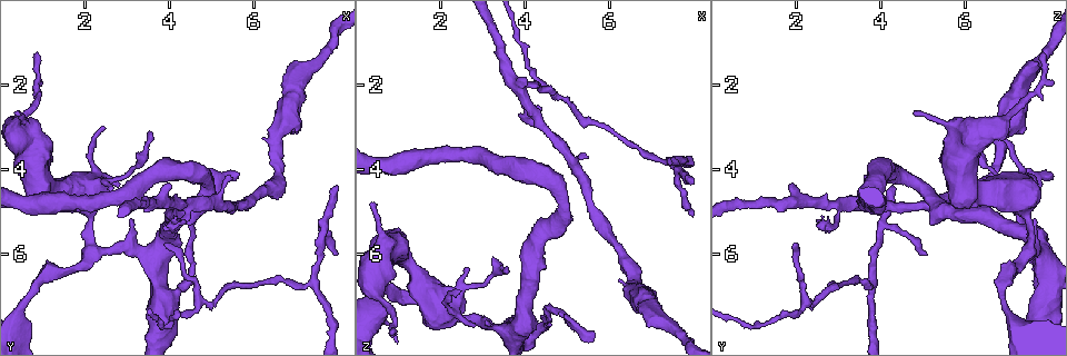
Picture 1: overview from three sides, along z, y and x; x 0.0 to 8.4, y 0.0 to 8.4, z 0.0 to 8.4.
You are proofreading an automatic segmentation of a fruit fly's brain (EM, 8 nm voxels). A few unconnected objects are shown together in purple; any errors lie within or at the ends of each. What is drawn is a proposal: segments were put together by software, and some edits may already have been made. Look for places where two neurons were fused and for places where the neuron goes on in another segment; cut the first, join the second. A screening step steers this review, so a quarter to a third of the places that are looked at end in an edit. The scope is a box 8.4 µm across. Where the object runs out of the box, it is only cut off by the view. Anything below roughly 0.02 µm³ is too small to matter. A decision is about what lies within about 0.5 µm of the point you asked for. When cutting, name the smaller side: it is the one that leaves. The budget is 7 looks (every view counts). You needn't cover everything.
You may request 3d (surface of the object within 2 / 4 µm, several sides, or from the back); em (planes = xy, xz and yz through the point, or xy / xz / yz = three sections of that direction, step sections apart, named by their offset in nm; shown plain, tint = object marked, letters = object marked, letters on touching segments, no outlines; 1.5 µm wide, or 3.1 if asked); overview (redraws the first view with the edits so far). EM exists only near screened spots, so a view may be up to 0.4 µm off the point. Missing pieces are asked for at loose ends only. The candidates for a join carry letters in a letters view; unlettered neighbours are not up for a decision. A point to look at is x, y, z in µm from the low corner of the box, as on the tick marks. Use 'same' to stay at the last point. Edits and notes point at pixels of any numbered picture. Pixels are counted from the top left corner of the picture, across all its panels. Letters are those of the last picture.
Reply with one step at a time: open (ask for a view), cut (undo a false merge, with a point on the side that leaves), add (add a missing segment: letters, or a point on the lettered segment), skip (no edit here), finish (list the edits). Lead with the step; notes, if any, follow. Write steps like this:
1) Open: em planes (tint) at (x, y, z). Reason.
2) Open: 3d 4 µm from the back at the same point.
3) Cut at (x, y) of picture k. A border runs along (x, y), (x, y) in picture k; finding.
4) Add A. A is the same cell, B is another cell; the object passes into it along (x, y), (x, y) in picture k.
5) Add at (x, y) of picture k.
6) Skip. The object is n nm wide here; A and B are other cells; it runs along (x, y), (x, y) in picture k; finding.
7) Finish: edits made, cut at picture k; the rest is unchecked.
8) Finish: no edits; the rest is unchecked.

Open: em yz step 8 (letters) at (4.55, 4.85, 3.15). A fork.

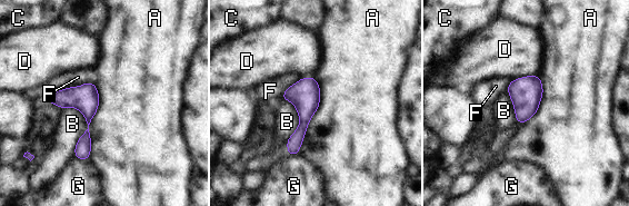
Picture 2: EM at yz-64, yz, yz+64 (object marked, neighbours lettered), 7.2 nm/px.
Skip. A, B, C, D, F and G are other cells; a border runs along (313, 76), (320, 102), (297, 154) in picture 2; all the same neuron.

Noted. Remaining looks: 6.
Open: 3d 2 µm at (8.00, 6.00, 5.10). An open end.

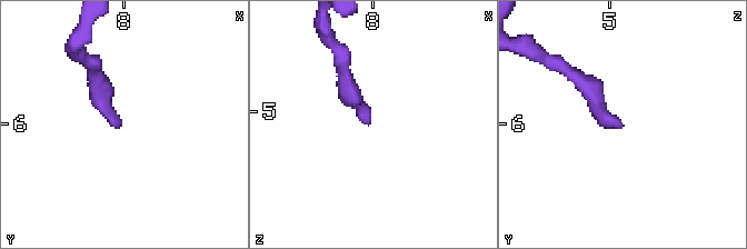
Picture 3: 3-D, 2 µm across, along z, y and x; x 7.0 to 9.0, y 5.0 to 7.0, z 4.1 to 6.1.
Open: em yz step 4 (plain) at (7.94, 6.02, 5.12).

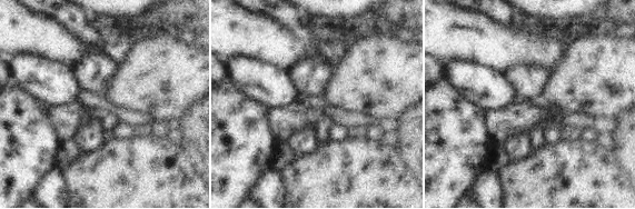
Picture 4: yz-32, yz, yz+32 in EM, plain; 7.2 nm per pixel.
Open: em yz step 4 (letters) at the same point. See the neighbours.

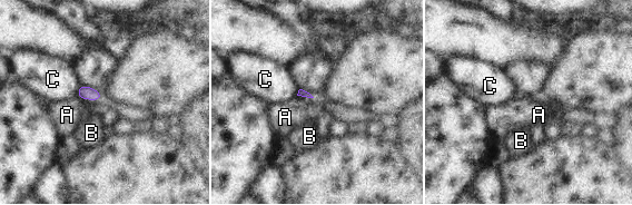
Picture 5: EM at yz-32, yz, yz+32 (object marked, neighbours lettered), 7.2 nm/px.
Skip. A, B and C are other cells; no lettered segment goes on from it.

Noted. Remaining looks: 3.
Open: 3d 2 µm at (2.45, 3.00, 6.80). Branch stops here.

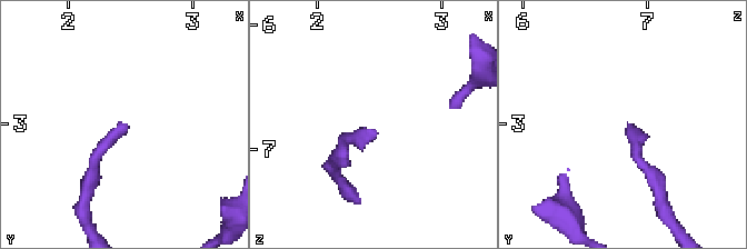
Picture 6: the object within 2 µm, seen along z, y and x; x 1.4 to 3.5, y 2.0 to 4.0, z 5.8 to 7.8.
Open: em planes (letters) at (2.48, 3.02, 6.86). Need the tissue.

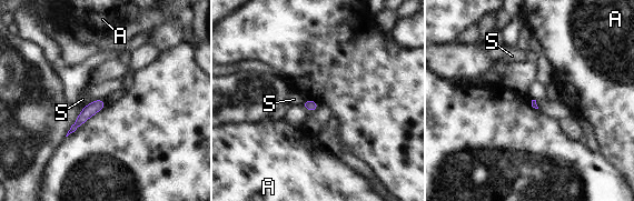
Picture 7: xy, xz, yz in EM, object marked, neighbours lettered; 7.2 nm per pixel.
Skip. A and S are other cells; a border runs along (305, 100), (301, 103) in picture 7; none of them fits.

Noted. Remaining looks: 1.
Finish: no edits; the rest is unchecked.

